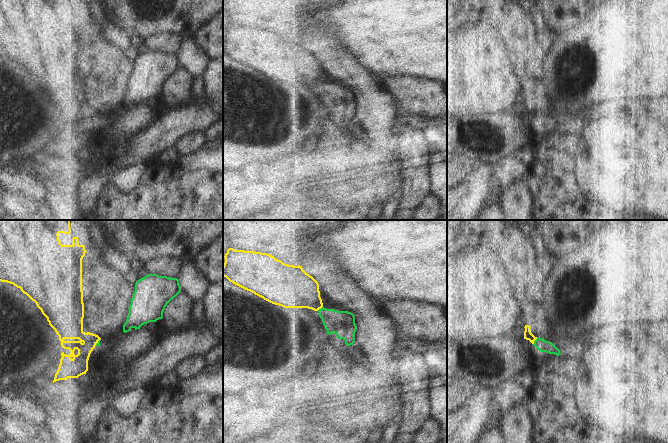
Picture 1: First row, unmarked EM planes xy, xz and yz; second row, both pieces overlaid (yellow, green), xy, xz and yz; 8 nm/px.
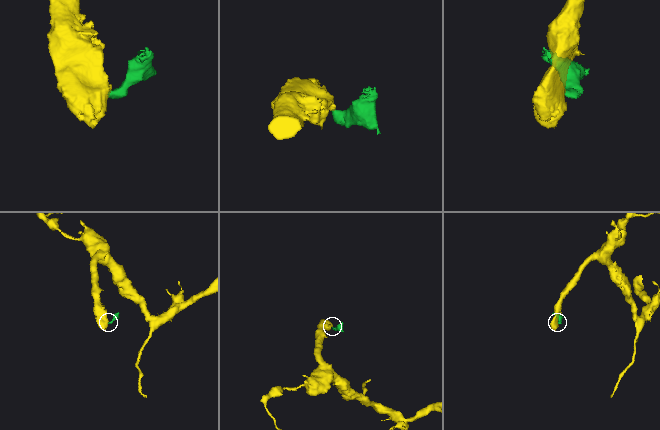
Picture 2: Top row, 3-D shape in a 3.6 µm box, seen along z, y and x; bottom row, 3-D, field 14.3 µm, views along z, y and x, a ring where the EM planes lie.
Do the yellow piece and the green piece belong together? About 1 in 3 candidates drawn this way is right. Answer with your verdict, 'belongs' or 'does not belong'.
does not belong

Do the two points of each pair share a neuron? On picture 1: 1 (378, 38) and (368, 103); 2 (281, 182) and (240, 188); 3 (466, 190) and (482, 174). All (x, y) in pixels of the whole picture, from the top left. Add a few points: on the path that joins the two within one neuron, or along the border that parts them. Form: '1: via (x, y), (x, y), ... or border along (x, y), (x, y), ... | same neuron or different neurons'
1: border along (356, 55), (361, 62), (379, 76) | different neurons
2: via (271, 183), (262, 188), (250, 188) | same neuron
3: via (470, 186), (478, 178) | same neuron

